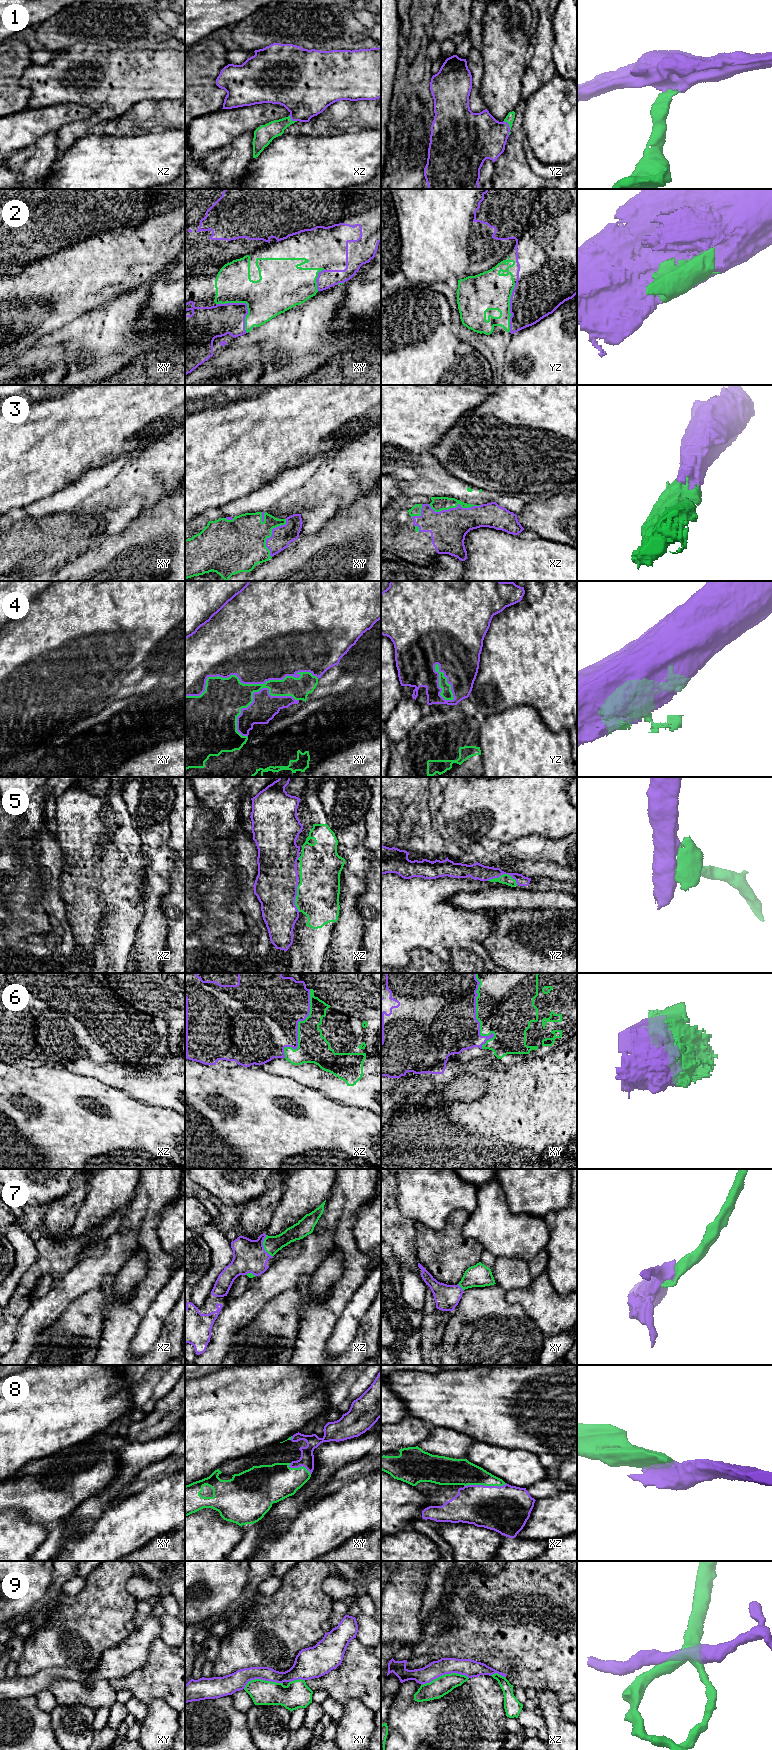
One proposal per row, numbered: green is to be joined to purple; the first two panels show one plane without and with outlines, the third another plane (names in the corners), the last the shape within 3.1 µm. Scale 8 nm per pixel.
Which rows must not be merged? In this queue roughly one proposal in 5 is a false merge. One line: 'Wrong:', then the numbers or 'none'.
Wrong: 9

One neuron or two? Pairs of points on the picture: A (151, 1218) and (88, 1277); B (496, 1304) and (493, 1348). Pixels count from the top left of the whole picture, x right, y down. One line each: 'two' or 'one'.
A: two
B: one

